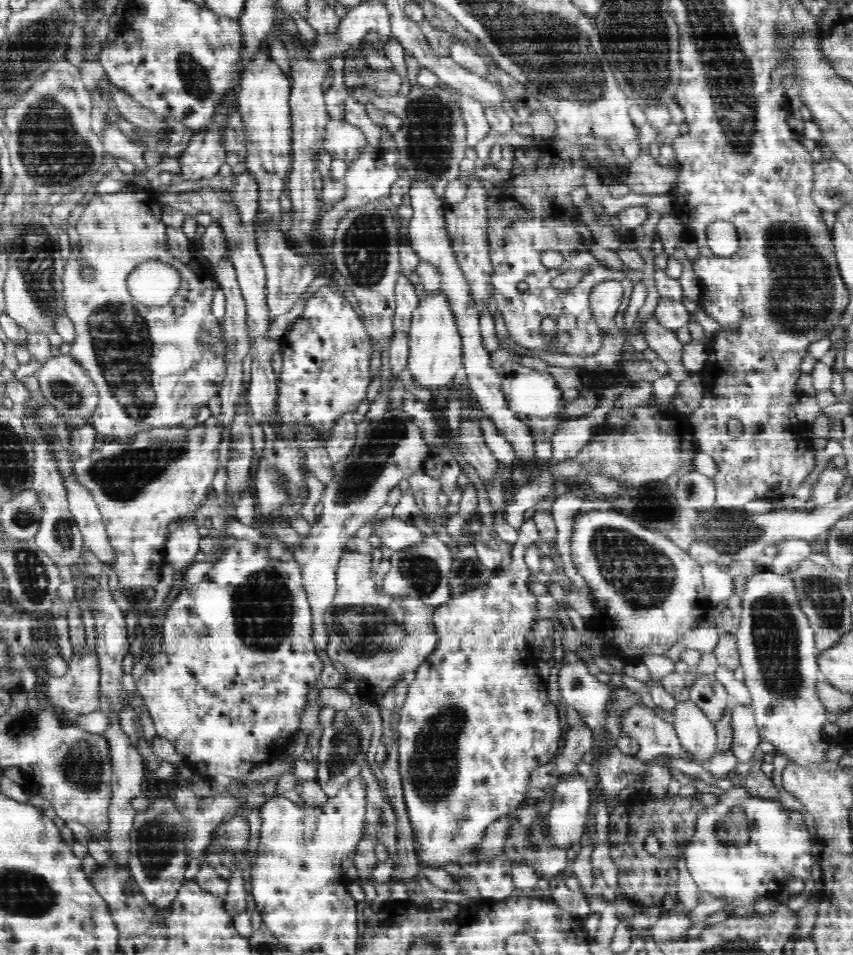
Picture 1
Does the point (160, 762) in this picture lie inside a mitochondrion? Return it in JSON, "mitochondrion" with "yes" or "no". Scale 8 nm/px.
{"mitochondrion":"no"}

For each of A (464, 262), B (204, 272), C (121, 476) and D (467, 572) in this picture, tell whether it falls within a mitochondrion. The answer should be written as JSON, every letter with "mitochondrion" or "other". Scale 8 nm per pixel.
{"A":"other","B":"other","C":"mitochondrion","D":"mitochondrion"}

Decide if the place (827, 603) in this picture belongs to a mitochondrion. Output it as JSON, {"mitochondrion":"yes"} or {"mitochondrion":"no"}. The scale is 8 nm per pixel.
{"mitochondrion":"yes"}

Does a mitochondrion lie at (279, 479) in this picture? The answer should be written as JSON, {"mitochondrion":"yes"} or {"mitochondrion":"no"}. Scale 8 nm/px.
{"mitochondrion":"yes"}

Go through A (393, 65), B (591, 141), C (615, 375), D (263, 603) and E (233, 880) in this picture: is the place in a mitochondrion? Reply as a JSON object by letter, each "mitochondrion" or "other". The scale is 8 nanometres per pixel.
{"A":"other","B":"other","C":"other","D":"mitochondrion","E":"other"}

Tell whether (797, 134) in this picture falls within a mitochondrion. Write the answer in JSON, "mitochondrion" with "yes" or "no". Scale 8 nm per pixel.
{"mitochondrion":"no"}

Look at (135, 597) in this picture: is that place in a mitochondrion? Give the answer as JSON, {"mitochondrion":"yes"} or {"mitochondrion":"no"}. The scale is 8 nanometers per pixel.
{"mitochondrion":"no"}

